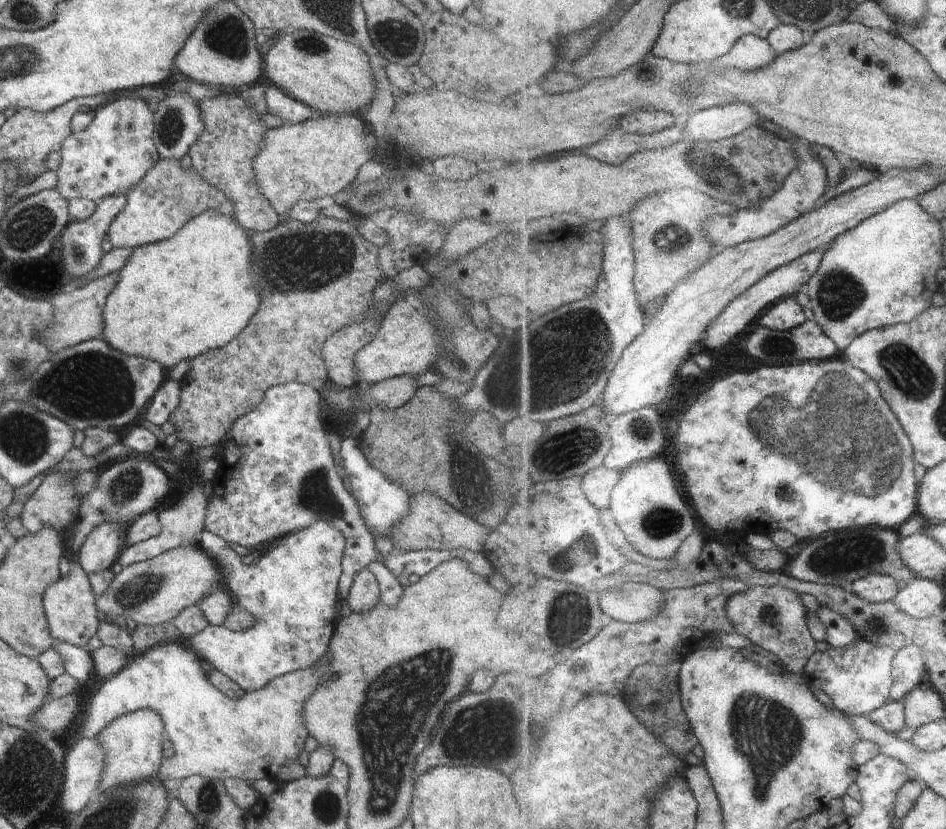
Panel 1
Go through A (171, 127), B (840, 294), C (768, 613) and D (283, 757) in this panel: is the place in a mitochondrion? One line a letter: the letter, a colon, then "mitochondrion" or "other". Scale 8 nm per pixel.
A: mitochondrion
B: mitochondrion
C: other
D: other

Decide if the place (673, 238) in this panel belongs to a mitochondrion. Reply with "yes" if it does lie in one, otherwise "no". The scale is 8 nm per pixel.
yes

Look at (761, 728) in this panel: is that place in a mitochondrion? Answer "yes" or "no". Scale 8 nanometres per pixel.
yes

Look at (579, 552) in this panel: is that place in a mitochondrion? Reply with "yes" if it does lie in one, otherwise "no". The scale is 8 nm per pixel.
yes

